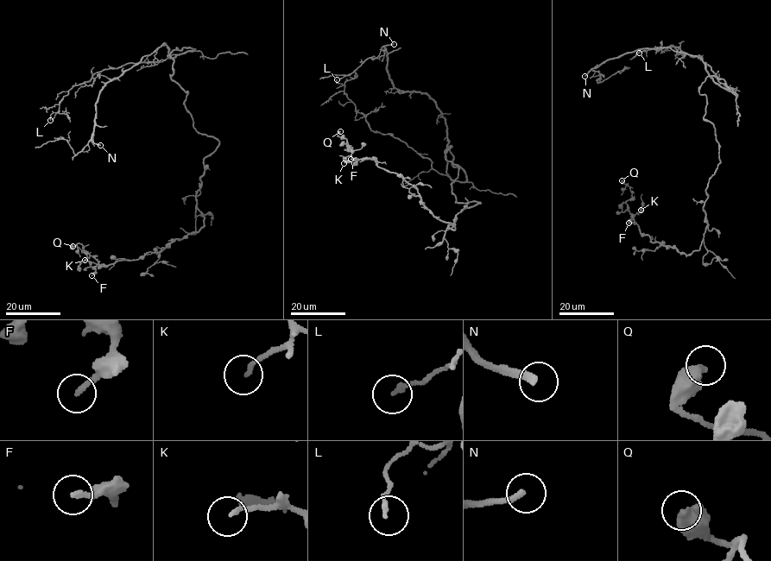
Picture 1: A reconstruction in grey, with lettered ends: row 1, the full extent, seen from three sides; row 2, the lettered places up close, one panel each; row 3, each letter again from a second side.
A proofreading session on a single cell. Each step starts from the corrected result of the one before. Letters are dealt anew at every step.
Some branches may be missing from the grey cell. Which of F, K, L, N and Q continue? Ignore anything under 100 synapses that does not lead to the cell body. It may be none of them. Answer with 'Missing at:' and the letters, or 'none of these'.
Missing at: N

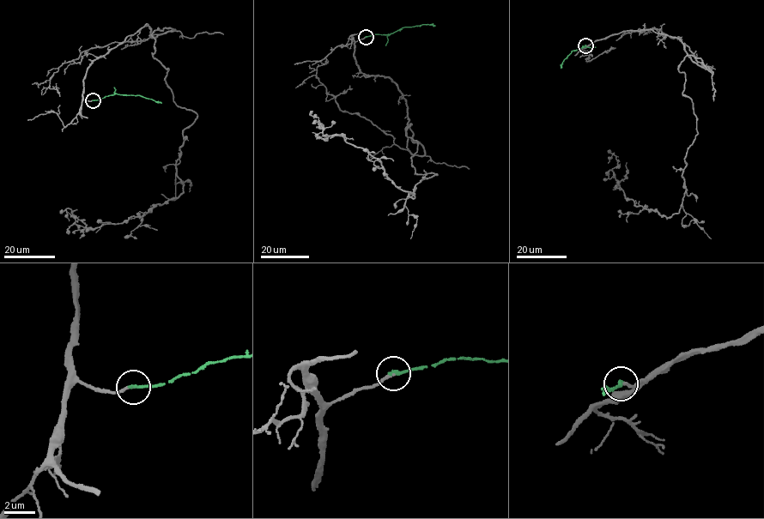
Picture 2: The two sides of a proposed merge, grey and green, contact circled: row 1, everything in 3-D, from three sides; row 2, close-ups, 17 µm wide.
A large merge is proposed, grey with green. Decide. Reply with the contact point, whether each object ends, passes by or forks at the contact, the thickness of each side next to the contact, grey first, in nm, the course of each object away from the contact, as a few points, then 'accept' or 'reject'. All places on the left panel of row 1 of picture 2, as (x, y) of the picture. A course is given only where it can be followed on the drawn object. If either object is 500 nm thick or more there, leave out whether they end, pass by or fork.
at (93, 100); grey ends there; green ends there; 170 nm thick on the grey side, 190 nm on the other; grey runs (93, 100), (92, 63), (146, 23), (197, 115), (183, 191), (122, 223), (69, 220); green runs (93, 100), (117, 93), (143, 96), (161, 103); accept

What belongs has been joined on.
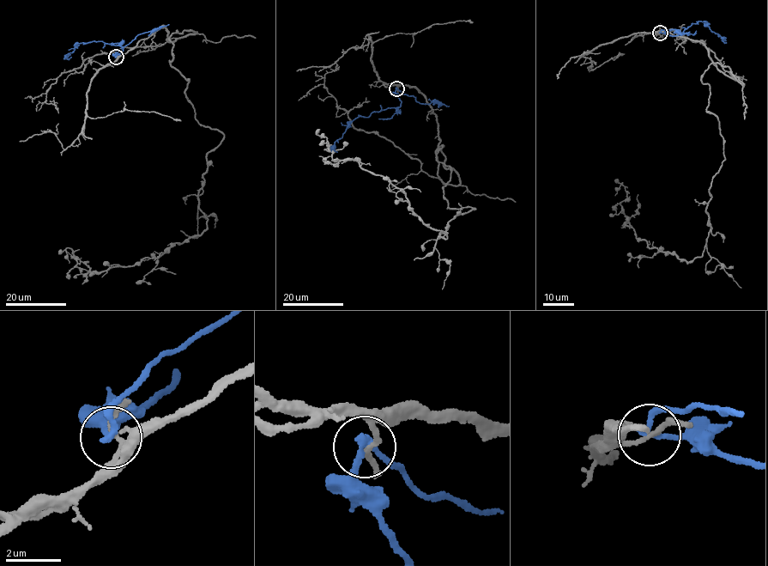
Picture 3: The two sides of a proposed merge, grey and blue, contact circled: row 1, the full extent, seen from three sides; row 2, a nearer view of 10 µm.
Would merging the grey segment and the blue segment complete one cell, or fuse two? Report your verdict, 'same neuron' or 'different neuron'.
different neuron

